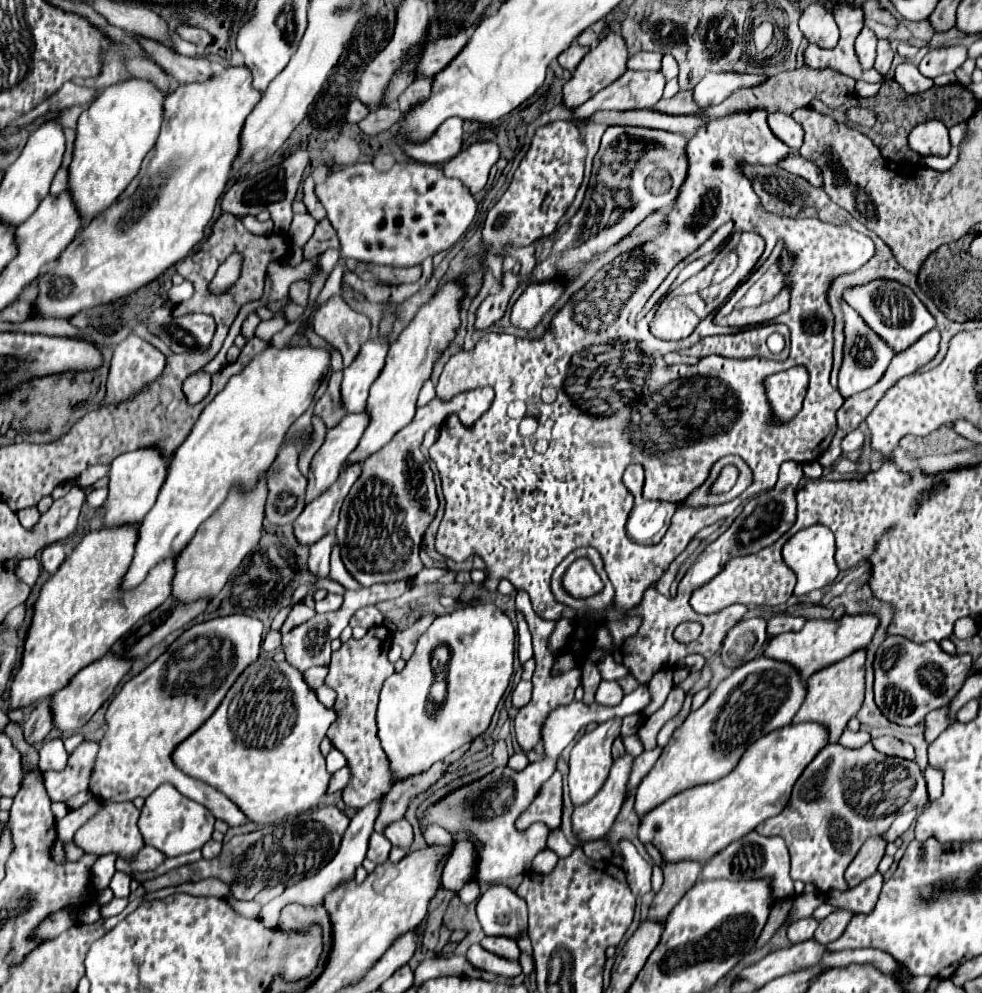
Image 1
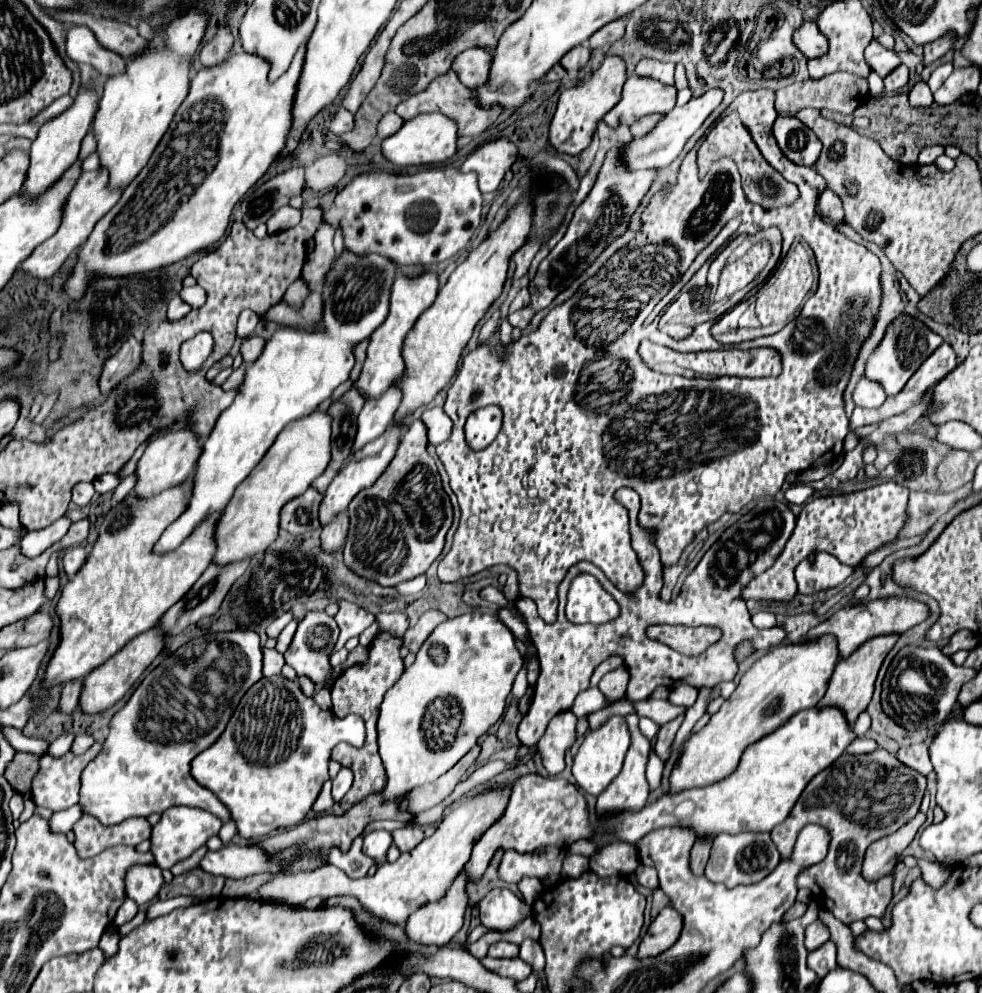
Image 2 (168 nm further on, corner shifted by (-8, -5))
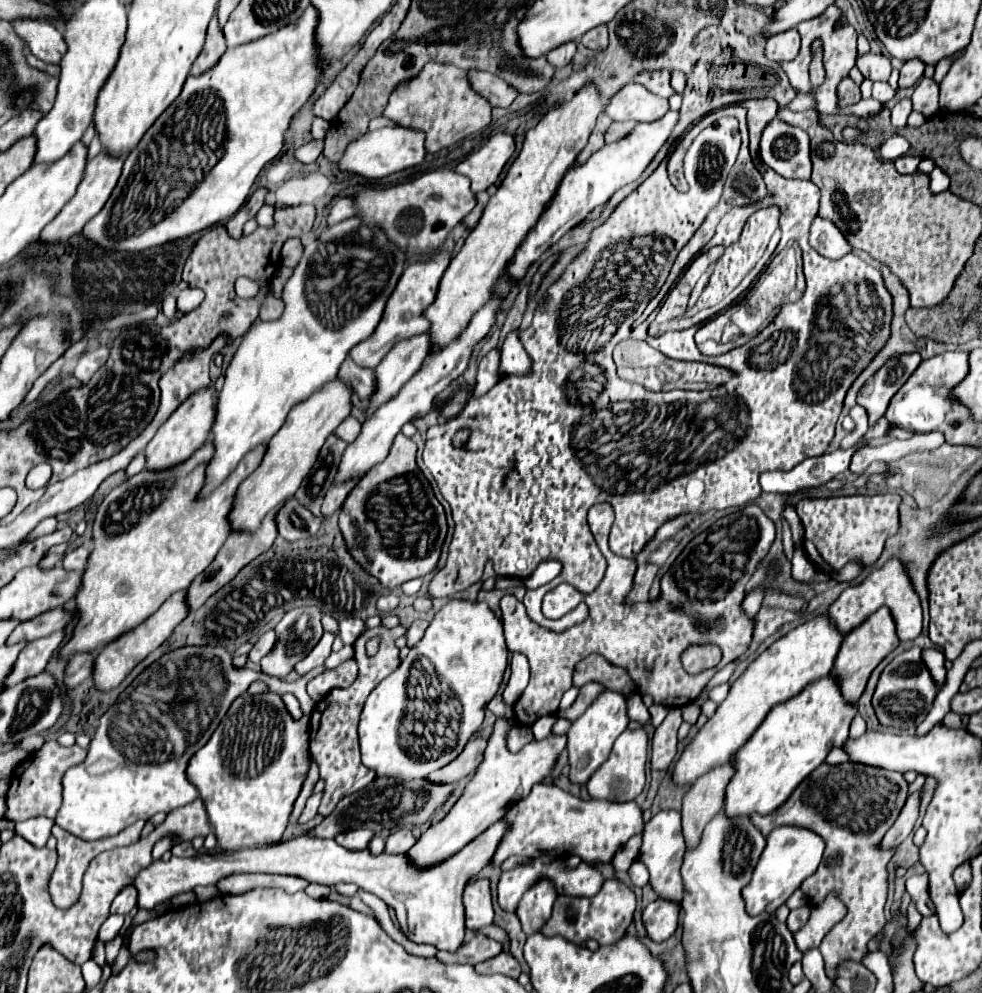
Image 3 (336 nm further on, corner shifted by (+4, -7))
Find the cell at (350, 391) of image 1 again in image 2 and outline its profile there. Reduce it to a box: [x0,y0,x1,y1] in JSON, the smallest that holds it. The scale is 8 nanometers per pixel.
[354,271,438,397]

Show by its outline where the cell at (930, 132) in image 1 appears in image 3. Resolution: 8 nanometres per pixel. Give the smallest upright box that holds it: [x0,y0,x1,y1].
[894,155,922,173]

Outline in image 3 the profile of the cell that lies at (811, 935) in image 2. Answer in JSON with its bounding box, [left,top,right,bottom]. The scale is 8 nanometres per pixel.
[794,895,846,953]

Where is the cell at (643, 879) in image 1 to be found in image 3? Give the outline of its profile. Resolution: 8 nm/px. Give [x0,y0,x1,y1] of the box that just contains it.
[628,861,648,887]

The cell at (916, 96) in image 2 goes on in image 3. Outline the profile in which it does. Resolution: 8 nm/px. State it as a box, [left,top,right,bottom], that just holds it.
[892,99,912,129]

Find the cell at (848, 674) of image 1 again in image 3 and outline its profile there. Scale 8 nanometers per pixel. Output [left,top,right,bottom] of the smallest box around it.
[830,607,900,705]

